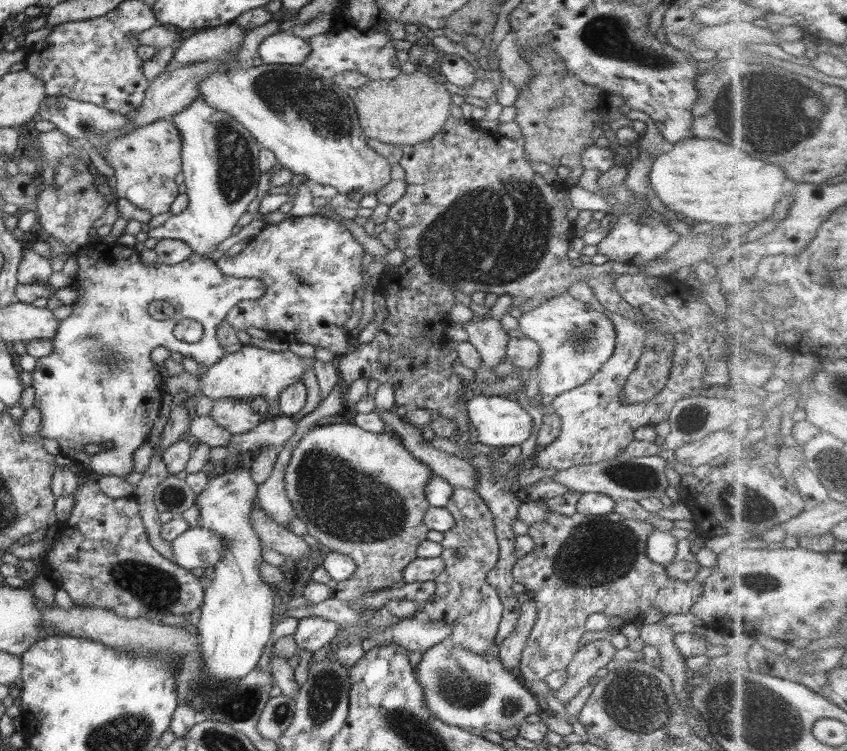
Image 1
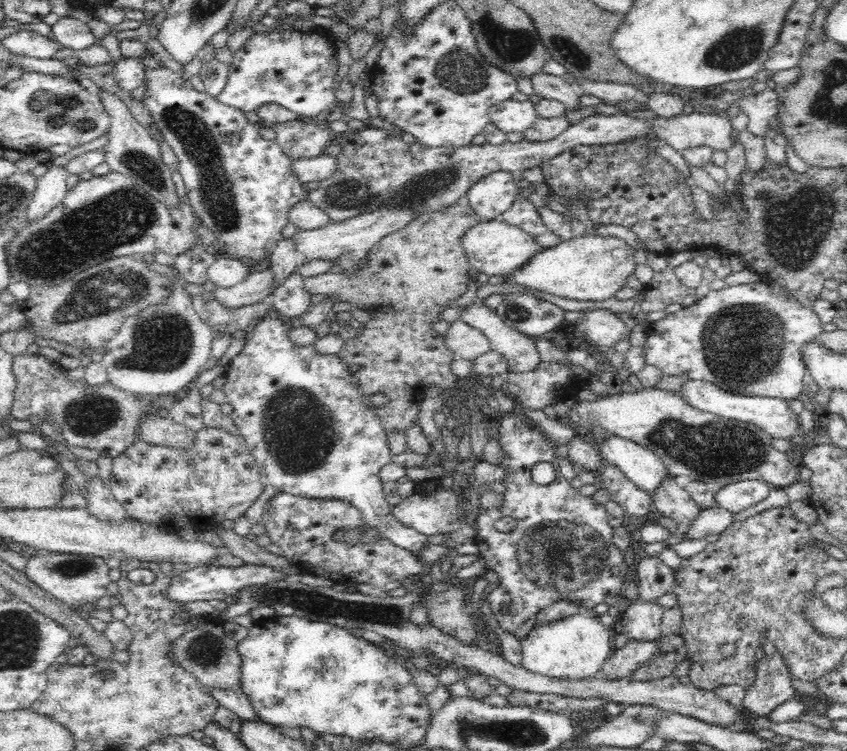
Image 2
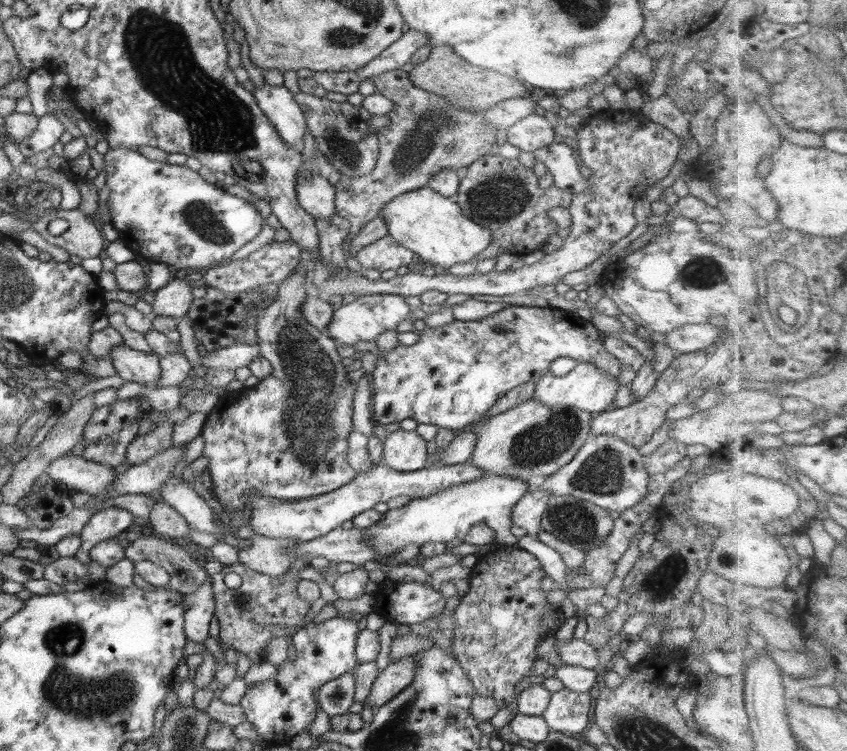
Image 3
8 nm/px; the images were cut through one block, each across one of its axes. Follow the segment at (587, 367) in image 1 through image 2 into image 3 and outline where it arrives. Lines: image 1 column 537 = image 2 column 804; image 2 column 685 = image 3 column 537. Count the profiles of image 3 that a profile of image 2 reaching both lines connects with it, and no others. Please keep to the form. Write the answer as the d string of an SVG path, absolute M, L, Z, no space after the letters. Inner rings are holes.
M543 303L512 305L480 320L454 319L445 326L426 326L414 345L399 343L386 354L378 355L376 368L370 374L374 395L373 419L380 425L388 425L400 423L404 418L412 418L419 424L431 424L440 429L462 432L479 424L486 412L508 390L524 382L537 382L549 373L552 362L557 358L571 358L577 364L594 364L618 379L622 363L604 348L604 339L605 335L588 318L582 317L581 313L550 308Z

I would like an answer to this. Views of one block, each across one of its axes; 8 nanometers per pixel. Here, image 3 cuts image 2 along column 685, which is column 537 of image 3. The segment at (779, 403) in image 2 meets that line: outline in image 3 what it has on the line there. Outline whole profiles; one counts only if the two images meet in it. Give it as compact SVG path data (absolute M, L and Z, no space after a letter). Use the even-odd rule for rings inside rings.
M578 363L566 376L553 376L550 372L542 376L537 381L535 396L532 400L537 400L549 408L552 406L570 406L598 415L609 411L613 406L619 386L619 380L611 376L606 370L601 370L599 366L591 363Z

